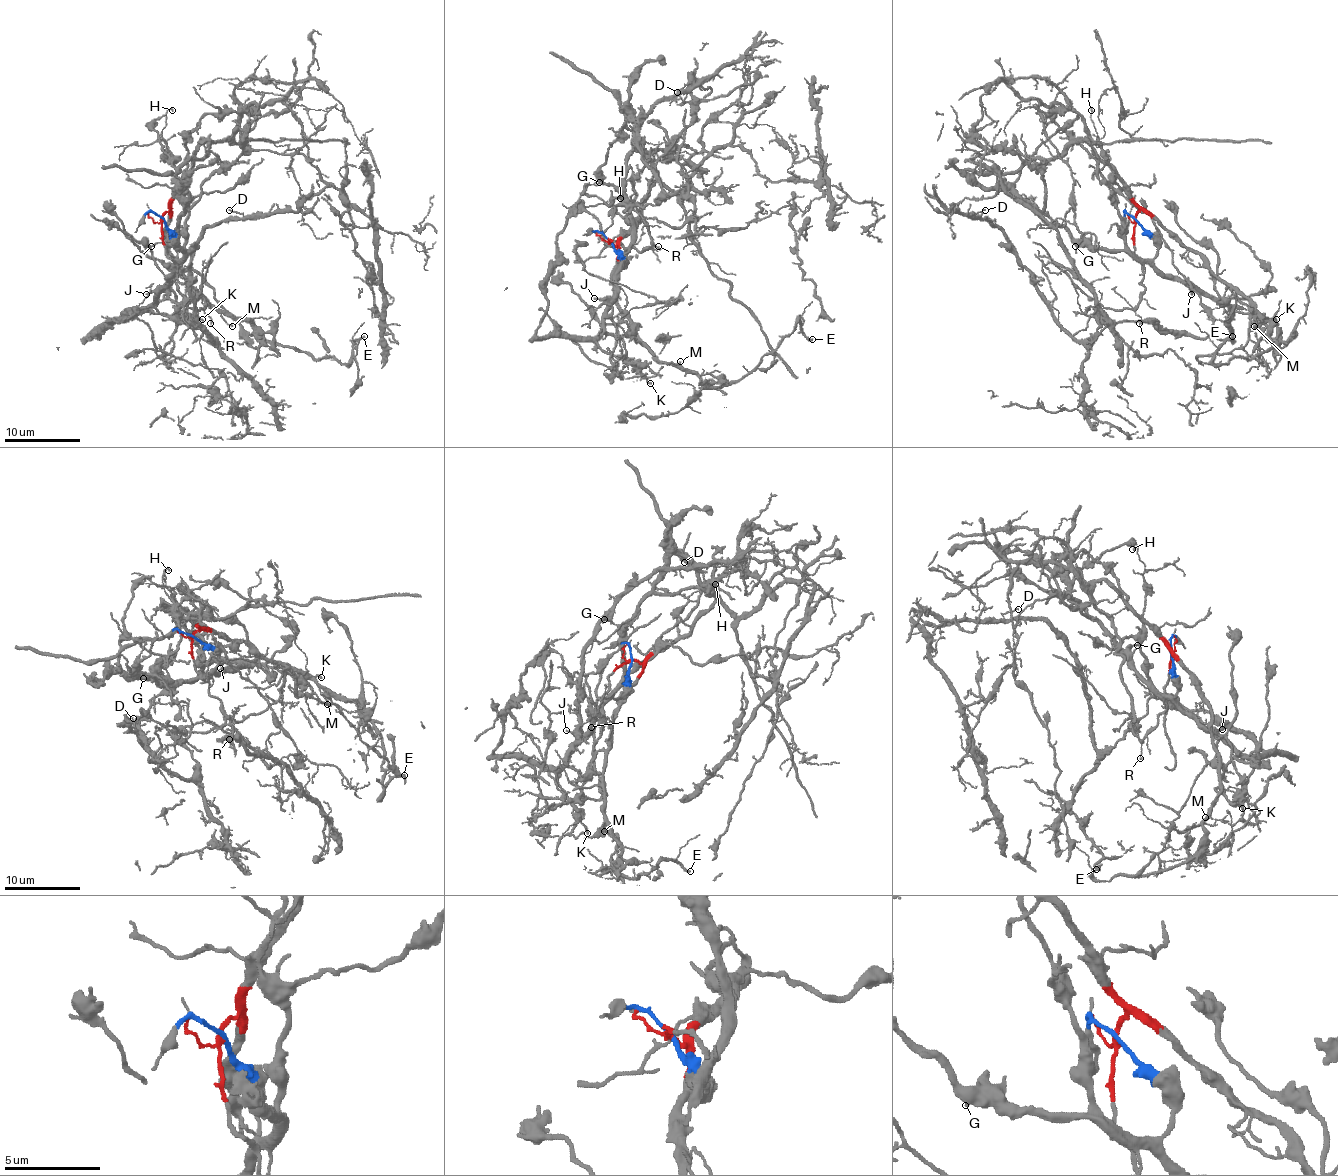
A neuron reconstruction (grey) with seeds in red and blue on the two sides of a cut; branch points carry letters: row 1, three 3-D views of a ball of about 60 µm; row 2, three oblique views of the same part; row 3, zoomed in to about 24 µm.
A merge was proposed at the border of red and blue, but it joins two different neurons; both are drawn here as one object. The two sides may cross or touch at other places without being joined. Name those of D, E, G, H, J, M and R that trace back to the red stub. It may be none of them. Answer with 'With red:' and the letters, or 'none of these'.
With red: E, H, M, R

